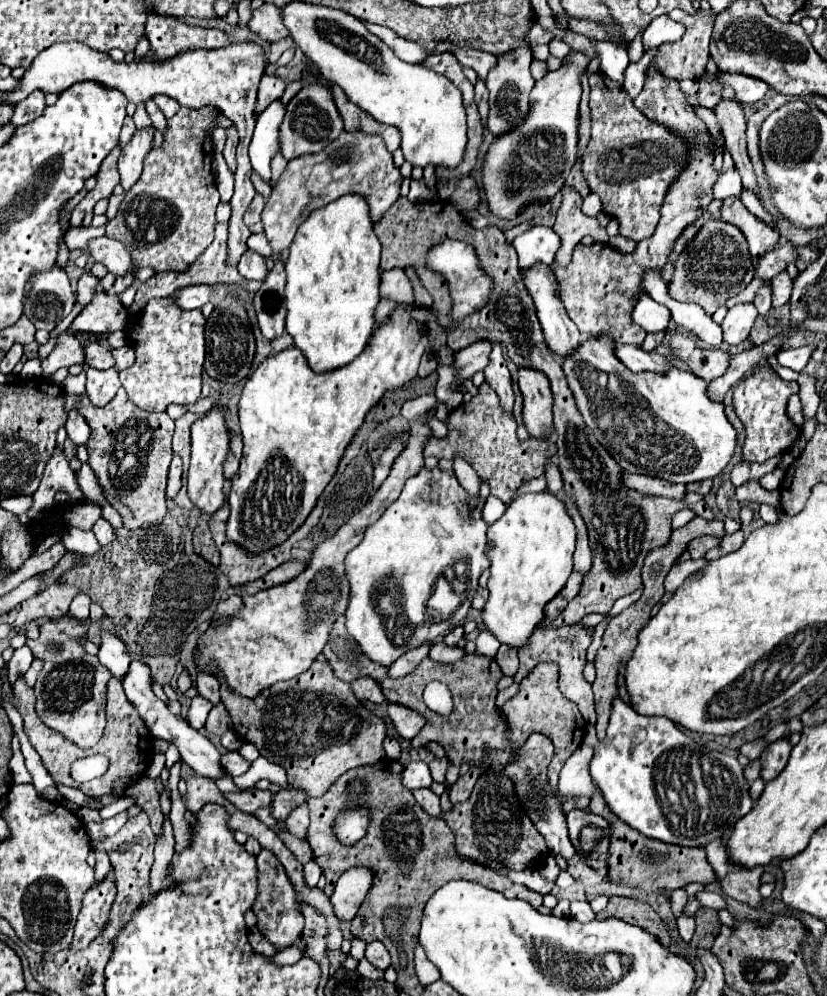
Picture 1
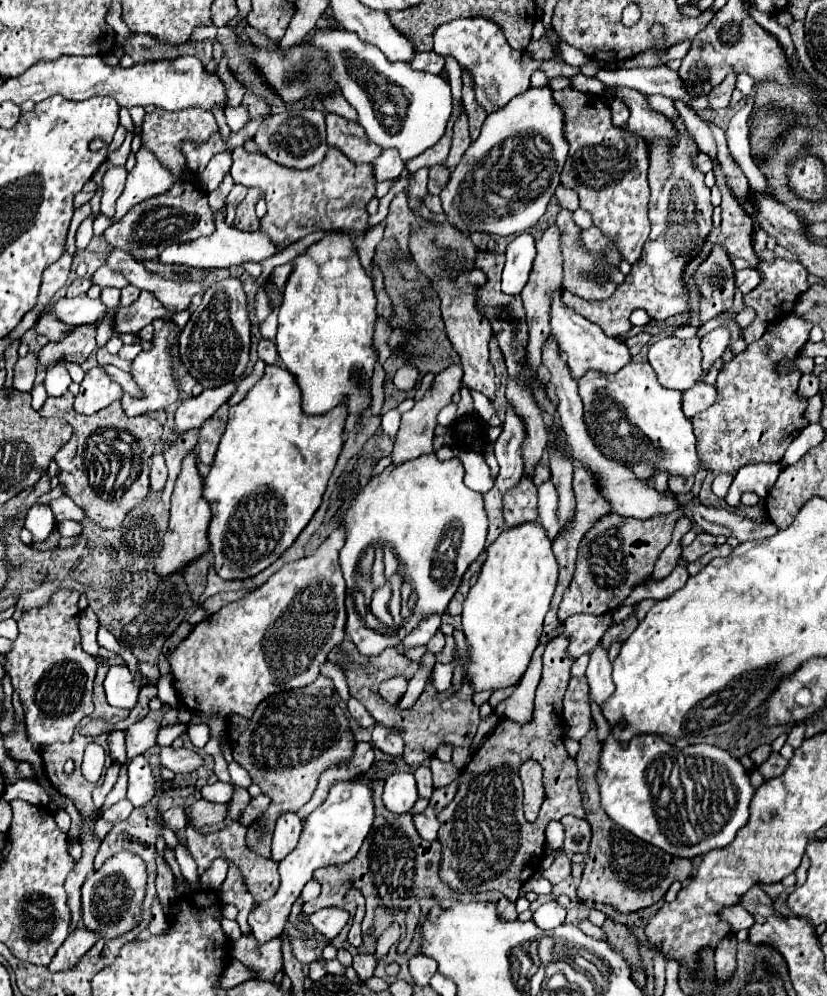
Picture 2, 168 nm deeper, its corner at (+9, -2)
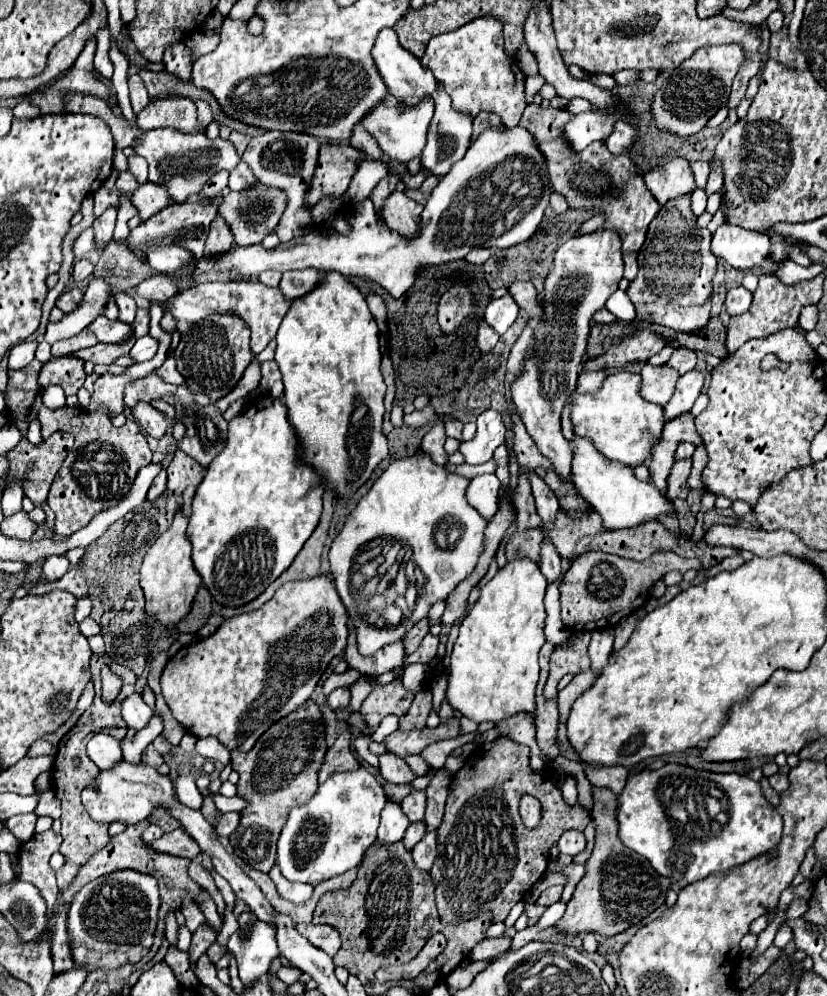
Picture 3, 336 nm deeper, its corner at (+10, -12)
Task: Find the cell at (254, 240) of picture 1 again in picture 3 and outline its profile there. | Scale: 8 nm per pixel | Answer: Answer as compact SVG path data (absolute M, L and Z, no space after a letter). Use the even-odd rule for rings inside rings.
M314 268L284 272L282 282L280 282L280 290L282 290L288 298L296 300L296 298L300 298L300 296L312 292L312 290L318 286L320 280L322 280L322 274L320 274L318 270L314 270Z

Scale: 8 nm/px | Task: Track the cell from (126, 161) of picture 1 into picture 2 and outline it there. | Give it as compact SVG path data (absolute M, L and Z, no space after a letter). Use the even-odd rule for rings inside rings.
M111 166L105 176L103 176L103 198L101 198L101 212L105 216L113 216L113 204L117 202L117 196L121 196L123 186L127 178L127 168L125 166Z

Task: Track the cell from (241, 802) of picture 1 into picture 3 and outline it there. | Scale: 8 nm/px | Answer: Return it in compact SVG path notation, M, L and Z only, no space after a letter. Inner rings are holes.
M180 828L164 834L158 840L148 842L146 846L158 854L170 854L170 856L188 858L188 860L194 860L200 854L200 848L196 846L196 842L192 842L192 838L188 838L188 834L184 834L184 830Z

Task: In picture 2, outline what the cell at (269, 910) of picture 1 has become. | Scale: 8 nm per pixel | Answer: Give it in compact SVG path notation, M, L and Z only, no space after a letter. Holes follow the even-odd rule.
M249 932L243 934L237 942L231 942L231 956L255 970L257 978L273 980L283 966L281 942L281 936L277 936L265 944L259 944L255 936Z

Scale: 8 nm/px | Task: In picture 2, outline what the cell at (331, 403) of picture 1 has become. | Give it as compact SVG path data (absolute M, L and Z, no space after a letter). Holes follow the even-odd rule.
M277 364L265 368L263 378L247 392L247 396L231 406L227 430L221 436L215 462L205 478L203 496L209 500L213 518L209 524L211 552L215 554L215 570L225 580L249 578L265 570L285 552L307 526L321 504L327 480L343 446L343 430L347 420L347 404L341 402L325 414L305 414L301 406L301 388L293 374Z

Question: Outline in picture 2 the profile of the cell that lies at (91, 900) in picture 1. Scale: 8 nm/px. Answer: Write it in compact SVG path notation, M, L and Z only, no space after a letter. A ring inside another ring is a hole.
M79 926L75 930L71 930L71 934L67 936L67 940L59 946L57 954L53 956L49 970L57 972L57 970L69 970L73 968L73 964L77 964L77 960L97 942L97 934L87 930L85 926Z

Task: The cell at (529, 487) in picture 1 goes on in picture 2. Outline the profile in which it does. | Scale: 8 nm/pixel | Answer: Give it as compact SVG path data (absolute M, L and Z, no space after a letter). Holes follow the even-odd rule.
M541 460L535 468L535 476L533 476L533 480L535 480L535 485L540 486L543 482L547 482L550 479L550 468L547 464L547 460Z

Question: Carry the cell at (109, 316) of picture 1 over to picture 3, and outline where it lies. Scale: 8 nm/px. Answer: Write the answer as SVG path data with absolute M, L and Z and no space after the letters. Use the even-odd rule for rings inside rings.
M56 358L56 360L50 360L42 366L40 370L40 376L38 376L38 384L42 388L50 386L50 384L58 384L64 388L64 394L70 396L70 394L76 394L82 384L84 384L84 362L80 362L78 358Z

